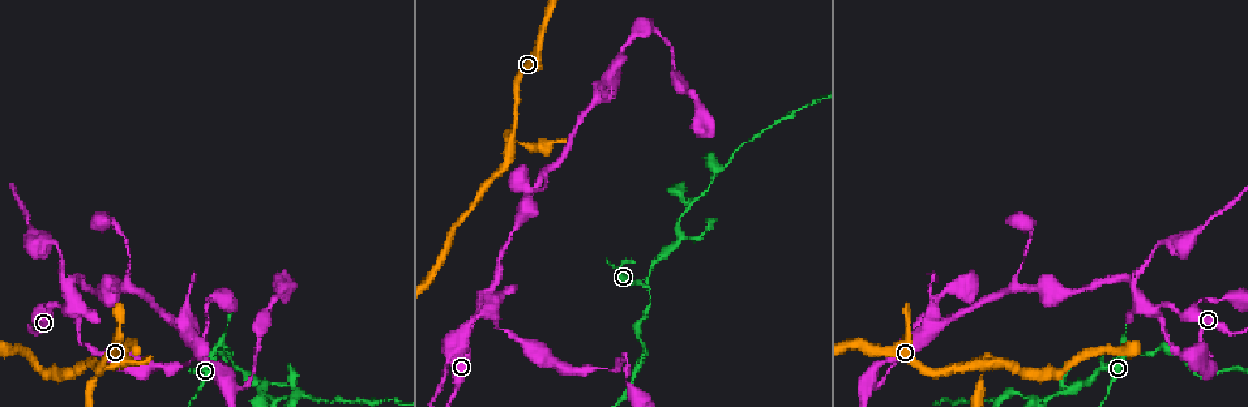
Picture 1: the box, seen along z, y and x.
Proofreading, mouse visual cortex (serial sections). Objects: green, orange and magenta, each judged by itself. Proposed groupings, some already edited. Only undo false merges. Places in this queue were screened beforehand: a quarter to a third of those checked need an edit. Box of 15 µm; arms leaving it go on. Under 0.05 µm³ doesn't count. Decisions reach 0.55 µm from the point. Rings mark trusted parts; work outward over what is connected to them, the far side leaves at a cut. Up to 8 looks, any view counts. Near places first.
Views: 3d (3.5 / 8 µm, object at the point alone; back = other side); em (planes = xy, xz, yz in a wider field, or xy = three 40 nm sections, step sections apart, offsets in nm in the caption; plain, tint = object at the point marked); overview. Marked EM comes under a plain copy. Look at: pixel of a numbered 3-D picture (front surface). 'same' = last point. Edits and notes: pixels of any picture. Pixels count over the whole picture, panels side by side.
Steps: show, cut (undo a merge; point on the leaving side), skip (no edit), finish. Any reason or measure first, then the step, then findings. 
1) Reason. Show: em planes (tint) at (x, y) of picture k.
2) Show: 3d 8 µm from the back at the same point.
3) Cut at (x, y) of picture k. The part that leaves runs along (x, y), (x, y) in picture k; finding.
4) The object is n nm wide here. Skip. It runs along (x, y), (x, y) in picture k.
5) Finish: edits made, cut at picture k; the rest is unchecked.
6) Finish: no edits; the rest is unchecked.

Abrupt turn. Show: em xy step 2 (tint) at (511, 138) of picture 1.

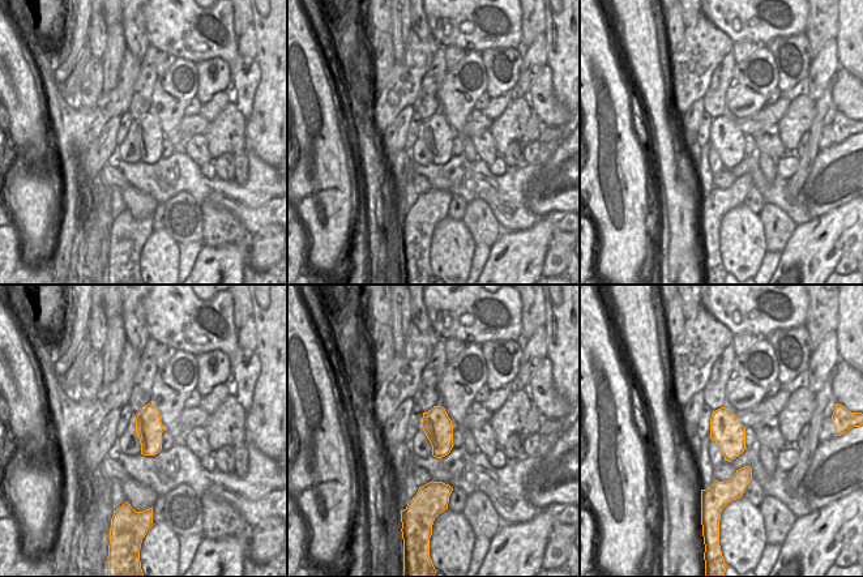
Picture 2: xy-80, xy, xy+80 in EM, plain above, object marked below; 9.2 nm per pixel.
Wider look. Show: 3d 3.5 µm at the same point.

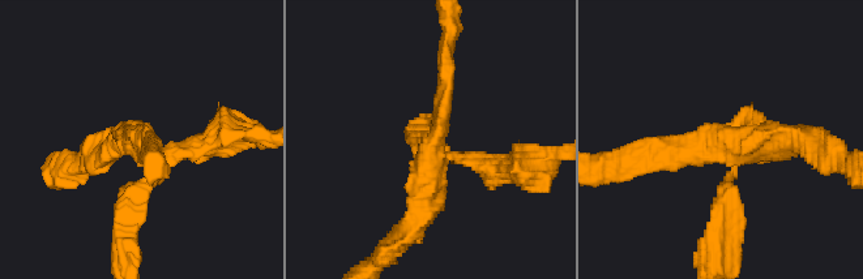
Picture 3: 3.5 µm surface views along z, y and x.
The object is 260 nm wide here. Cut at (733, 204) of picture 3. The part that leaves runs along (449, 155), (521, 172), (558, 155) in picture 3; a second cell is stuck on.

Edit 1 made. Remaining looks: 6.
Show: overview.

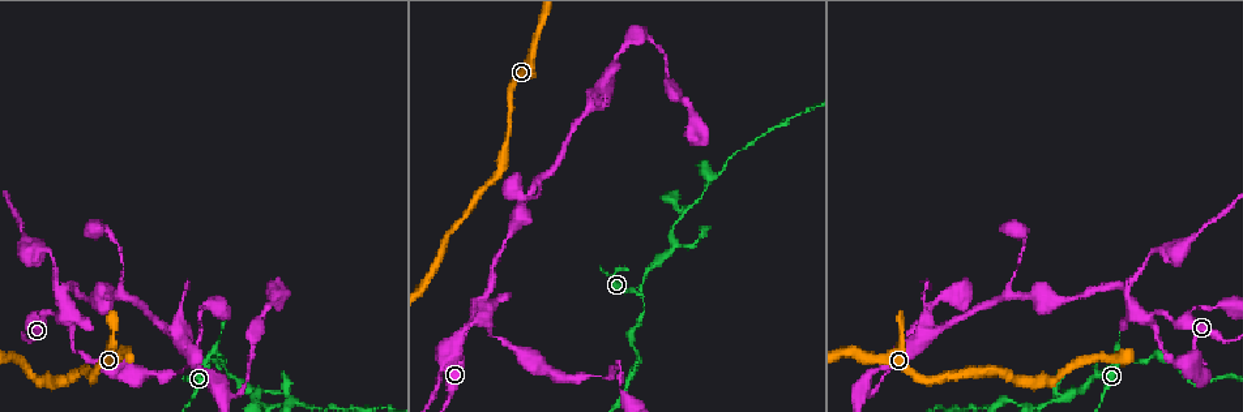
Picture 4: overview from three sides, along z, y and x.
Narrows sharply. Show: 3d 3.5 µm at (637, 293) of picture 4.

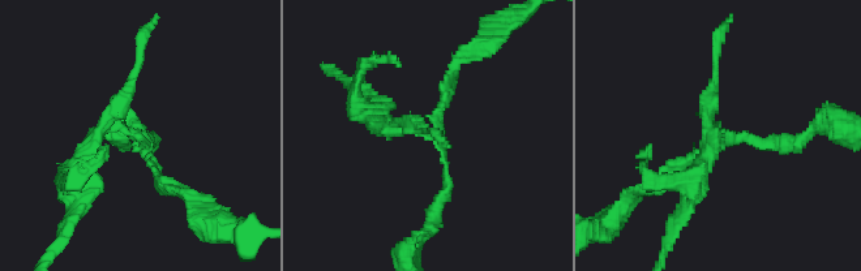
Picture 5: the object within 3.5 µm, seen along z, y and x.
Need the tissue. Show: em xy step 1 (tint) at (722, 141) of picture 5.

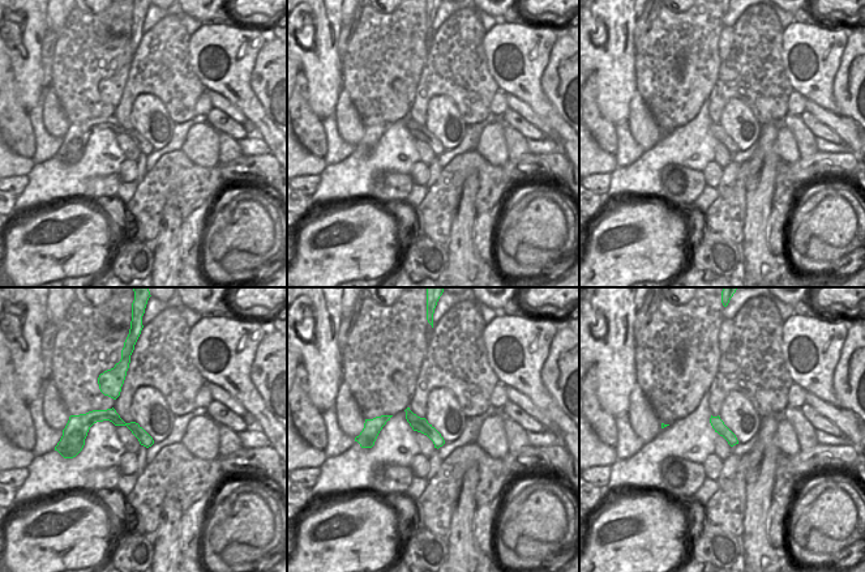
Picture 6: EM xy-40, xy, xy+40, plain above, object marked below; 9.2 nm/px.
Cut at (769, 142) of picture 5. The part that leaves runs along (436, 125), (452, 69), (484, 42) in picture 5; two cells meet here.

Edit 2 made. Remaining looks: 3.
A narrow waist. Show: 3d 3.5 µm at (1146, 318) of picture 4.

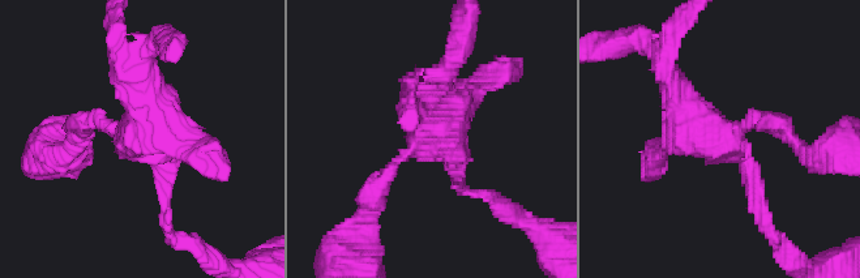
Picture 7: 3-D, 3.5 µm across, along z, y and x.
4 arms meet here; the arms are 200, 250, 450, 450 nm wide. Show: em xy step 2 (tint) at (722, 140) of picture 7.

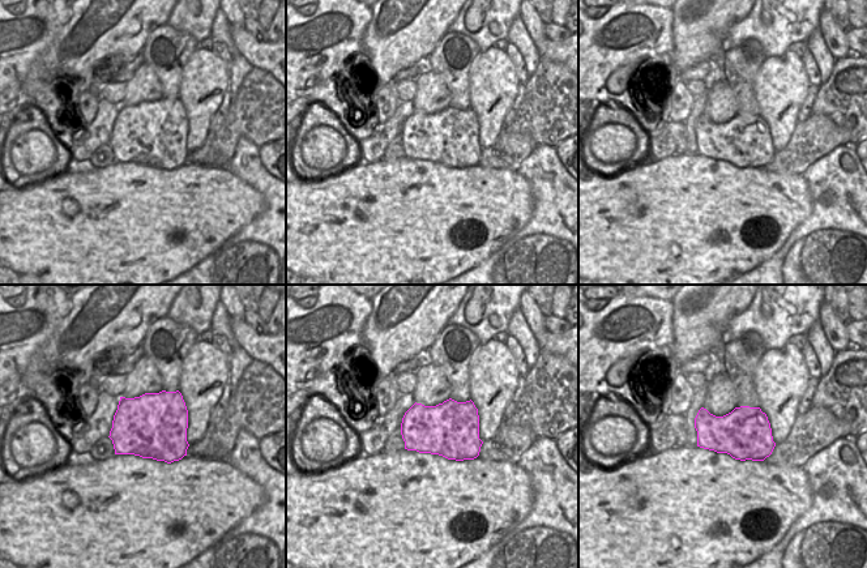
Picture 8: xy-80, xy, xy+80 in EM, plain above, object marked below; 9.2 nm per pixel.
Skip. It runs along (376, 197), (436, 116), (436, 86) in picture 7; continuous, no second cell.

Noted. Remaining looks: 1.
Finish: edits made, cut at picture 3, cut at picture 5; the rest is unchecked.

